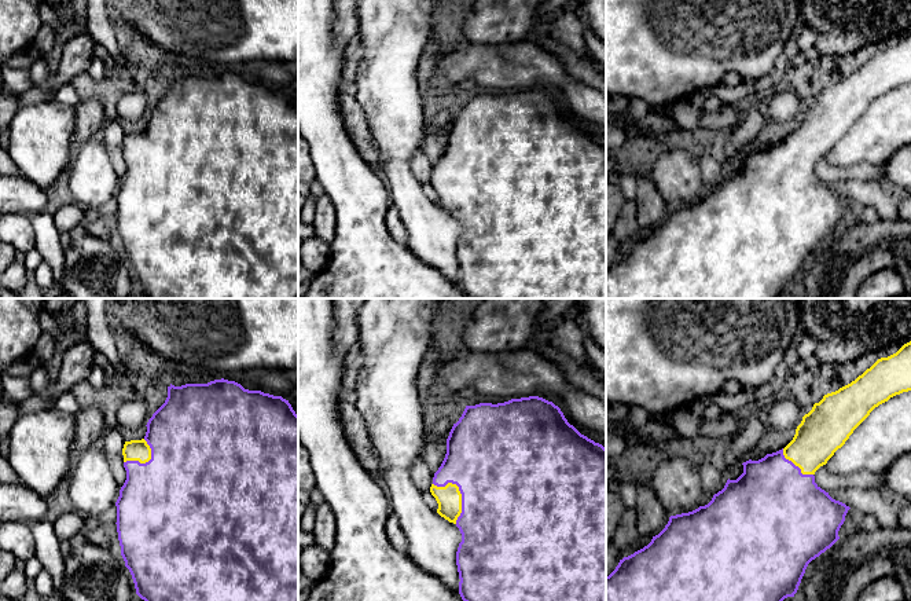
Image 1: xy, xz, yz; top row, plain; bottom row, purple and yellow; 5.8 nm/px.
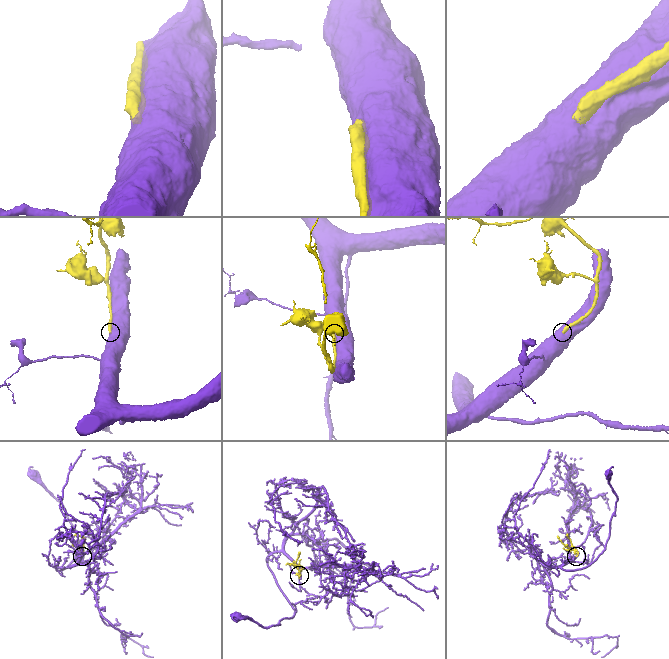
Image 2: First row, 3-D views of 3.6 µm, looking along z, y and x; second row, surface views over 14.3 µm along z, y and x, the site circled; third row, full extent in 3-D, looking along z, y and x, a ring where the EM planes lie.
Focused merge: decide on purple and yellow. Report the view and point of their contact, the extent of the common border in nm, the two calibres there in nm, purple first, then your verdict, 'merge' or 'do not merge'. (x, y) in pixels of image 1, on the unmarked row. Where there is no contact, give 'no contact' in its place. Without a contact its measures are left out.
meets purple in xz at (460, 184); contact 280 nm long; 500 nm thick on the purple side, 140 nm on the other; merge

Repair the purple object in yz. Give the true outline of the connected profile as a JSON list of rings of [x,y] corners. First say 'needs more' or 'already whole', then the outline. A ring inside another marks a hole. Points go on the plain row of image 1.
needs more | [[[911,33],[904,36],[896,45],[878,51],[870,61],[851,76],[835,84],[827,85],[812,102],[802,109],[796,121],[793,132],[782,142],[767,146],[758,153],[743,154],[743,165],[736,172],[727,172],[724,180],[713,187],[712,193],[698,201],[671,208],[665,220],[643,241],[620,252],[616,261],[606,268],[606,298],[778,298],[785,290],[794,289],[805,265],[808,256],[830,241],[838,231],[838,223],[851,201],[845,195],[833,191],[829,184],[815,175],[815,164],[827,155],[834,144],[841,140],[853,122],[870,107],[879,96],[903,84],[911,83]]]

